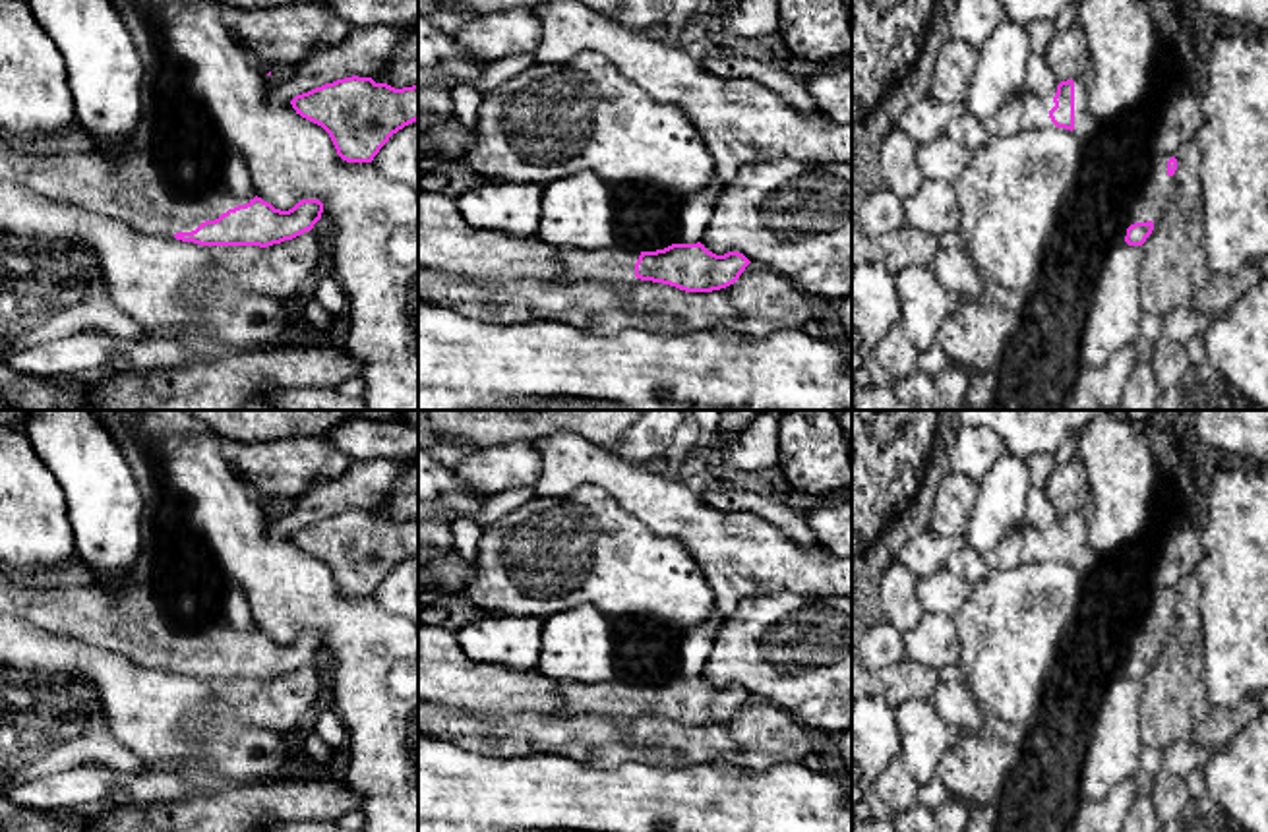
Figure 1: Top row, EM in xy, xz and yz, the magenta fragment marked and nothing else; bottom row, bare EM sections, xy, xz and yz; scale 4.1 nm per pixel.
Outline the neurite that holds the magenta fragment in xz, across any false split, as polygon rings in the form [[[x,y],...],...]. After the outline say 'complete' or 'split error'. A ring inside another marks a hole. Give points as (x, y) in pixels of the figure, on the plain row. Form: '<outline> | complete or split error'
[[[701,675],[672,677],[656,685],[631,685],[621,679],[606,683],[559,681],[558,695],[569,714],[606,714],[619,718],[652,714],[685,726],[726,722],[751,697],[740,685],[716,689]]] | split error

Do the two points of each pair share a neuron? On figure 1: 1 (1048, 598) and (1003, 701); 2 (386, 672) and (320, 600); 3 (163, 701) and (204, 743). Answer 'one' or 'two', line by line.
1: one
2: one
3: one

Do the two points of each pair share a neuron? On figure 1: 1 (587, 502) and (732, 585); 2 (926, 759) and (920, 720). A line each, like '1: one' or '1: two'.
1: two
2: one

